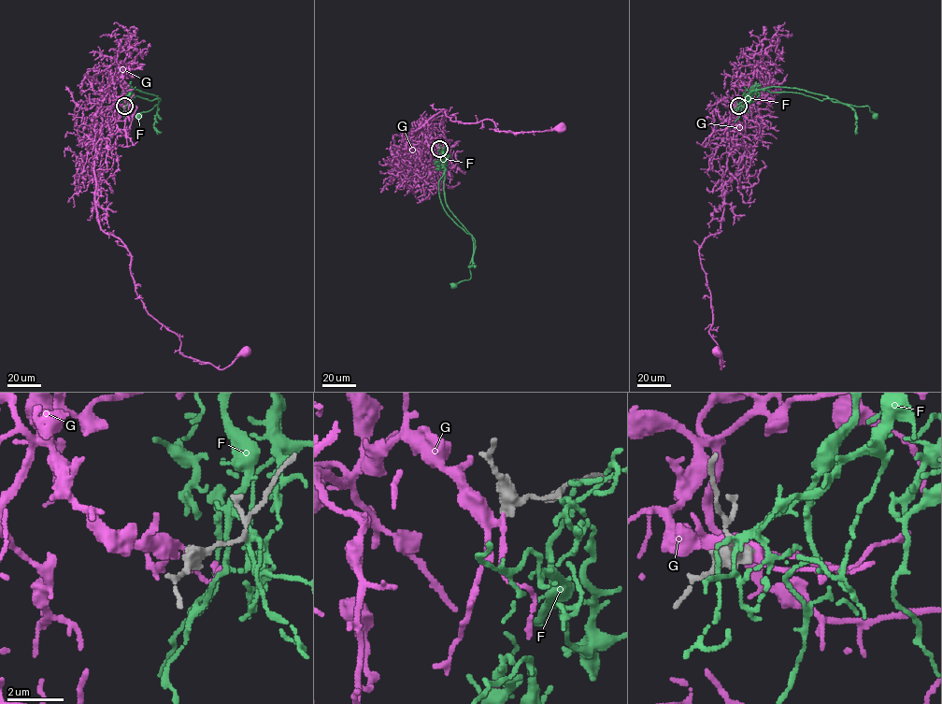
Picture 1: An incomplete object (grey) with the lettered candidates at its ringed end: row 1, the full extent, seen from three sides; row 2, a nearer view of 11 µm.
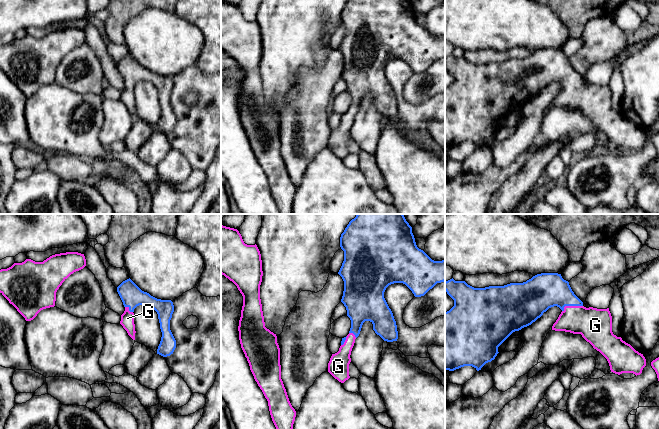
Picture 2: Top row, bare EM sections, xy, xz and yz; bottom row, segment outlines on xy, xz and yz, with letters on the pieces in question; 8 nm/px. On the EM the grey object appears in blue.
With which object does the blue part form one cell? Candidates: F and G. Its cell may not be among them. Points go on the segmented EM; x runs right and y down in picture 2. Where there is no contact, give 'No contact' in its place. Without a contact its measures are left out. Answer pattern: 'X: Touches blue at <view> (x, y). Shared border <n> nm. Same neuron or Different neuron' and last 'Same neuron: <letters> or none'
F: No contact. Different neuron
G: Touches blue at yz (571, 305). Shared border 180 nm. Same neuron
Same neuron: G

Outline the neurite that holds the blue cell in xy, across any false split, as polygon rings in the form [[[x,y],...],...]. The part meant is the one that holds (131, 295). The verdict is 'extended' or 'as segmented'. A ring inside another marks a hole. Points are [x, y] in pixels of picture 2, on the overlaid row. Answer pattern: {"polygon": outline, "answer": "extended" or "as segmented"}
{"polygon": [[[130,278],[117,287],[117,292],[125,307],[125,311],[121,315],[120,324],[128,335],[135,340],[134,309],[139,305],[151,306],[158,314],[162,332],[157,354],[163,357],[173,354],[176,348],[176,340],[170,330],[170,320],[174,312],[173,302],[171,300],[157,299],[142,291]]], "answer": "extended"}

